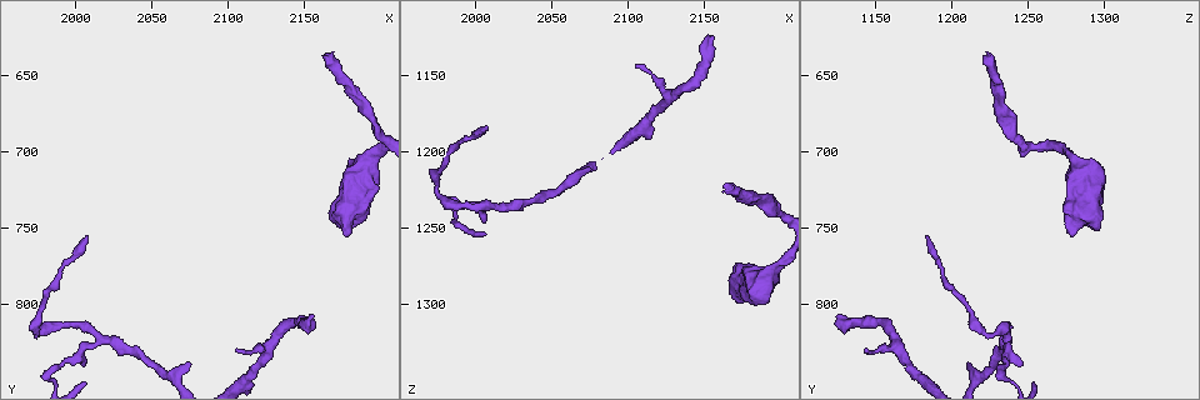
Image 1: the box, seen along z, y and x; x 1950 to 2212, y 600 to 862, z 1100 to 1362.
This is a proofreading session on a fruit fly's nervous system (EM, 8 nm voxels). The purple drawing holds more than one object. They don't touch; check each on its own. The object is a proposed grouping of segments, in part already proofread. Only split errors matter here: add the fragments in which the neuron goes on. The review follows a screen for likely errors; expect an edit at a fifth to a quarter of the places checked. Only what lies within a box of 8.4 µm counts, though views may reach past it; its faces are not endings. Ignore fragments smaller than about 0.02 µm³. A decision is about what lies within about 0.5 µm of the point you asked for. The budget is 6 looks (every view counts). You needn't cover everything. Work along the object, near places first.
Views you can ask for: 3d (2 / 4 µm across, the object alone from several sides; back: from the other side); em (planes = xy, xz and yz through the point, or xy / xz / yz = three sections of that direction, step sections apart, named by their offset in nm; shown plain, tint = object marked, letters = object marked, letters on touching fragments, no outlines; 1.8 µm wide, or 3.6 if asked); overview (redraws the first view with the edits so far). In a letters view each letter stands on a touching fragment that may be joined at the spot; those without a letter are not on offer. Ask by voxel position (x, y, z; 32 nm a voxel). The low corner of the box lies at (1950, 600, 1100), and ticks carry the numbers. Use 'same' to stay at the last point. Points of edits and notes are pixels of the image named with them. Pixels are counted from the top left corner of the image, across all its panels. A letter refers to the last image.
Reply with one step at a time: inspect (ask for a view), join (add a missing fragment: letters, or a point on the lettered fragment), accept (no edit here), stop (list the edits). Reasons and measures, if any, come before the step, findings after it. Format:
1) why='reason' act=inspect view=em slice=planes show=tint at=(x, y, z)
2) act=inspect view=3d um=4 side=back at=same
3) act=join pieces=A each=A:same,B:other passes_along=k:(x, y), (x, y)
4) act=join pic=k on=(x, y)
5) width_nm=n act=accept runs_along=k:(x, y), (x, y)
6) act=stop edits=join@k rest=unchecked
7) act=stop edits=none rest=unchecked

why='end of a long branch' act=inspect view=em slice=planes show=letters at=(2164, 636, 1222)

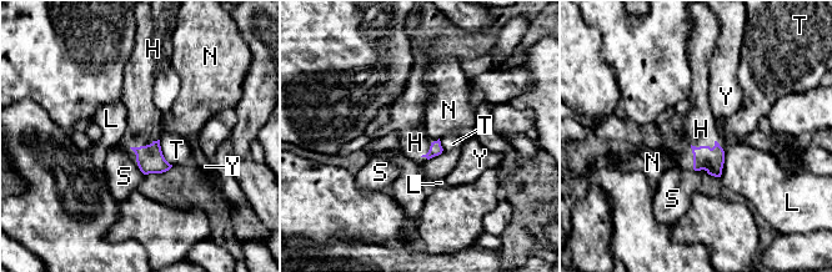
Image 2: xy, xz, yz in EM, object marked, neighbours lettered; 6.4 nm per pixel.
act=join pieces=H each=H:same,L:other,N:other,S:other,T:other,Y:other passes_along=2:(711, 160), (708, 146), (701, 129) found='it goes on there'

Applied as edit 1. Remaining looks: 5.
act=inspect view=overview

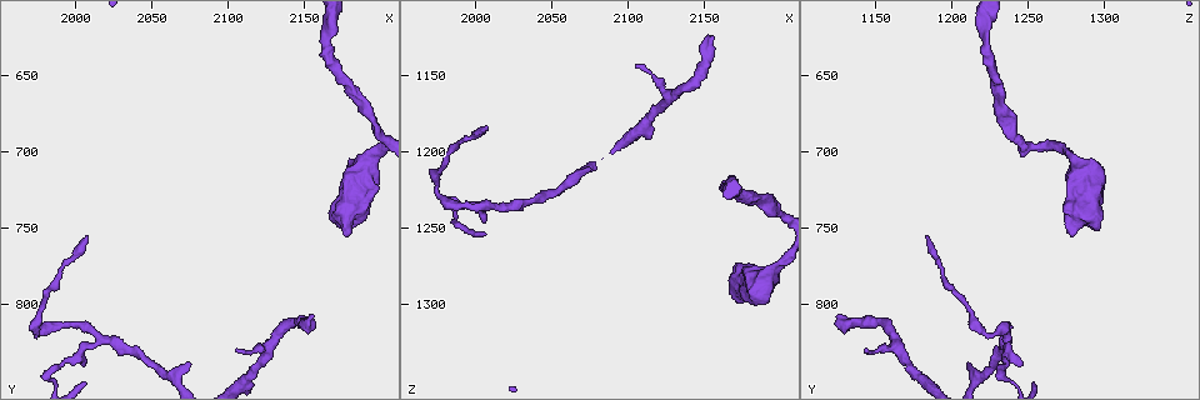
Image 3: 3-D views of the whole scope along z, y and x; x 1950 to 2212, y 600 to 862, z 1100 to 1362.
why='free end' act=inspect view=em slice=xz step=8 show=letters at=(2156, 806, 1124)

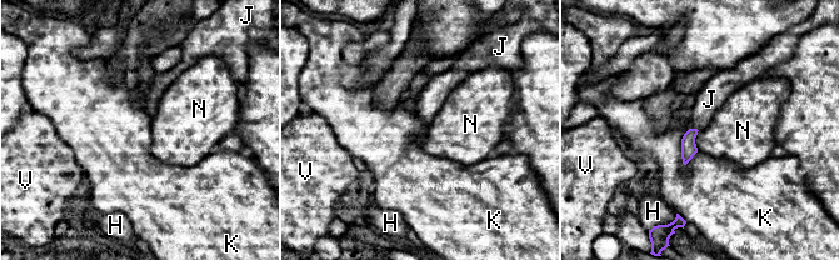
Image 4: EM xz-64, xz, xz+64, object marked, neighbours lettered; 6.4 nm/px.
longest_contact=K:240nm act=join pieces=J each=H:other,J:same,K:other,N:other,V:other found='it goes on there'

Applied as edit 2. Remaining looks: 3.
why='an open end' act=inspect view=em slice=planes show=letters at=(2106, 830, 1142)

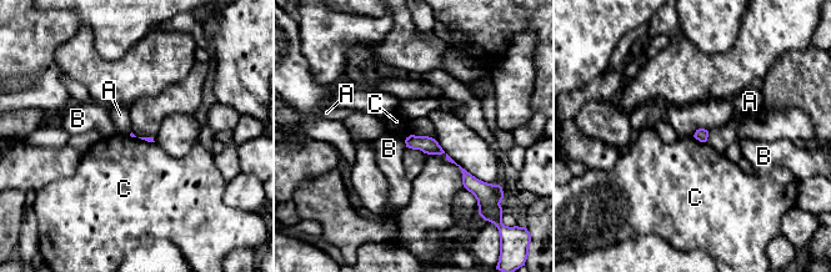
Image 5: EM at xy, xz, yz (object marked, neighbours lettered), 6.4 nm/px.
act=accept each=A:other,B:other,C:other found='none of them fits'

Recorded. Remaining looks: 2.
act=stop edits=join@2,join@4 rest=unchecked

